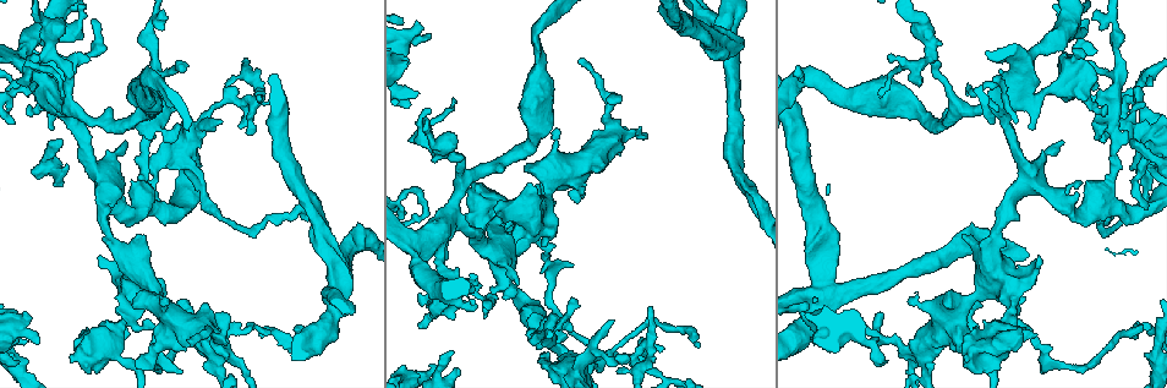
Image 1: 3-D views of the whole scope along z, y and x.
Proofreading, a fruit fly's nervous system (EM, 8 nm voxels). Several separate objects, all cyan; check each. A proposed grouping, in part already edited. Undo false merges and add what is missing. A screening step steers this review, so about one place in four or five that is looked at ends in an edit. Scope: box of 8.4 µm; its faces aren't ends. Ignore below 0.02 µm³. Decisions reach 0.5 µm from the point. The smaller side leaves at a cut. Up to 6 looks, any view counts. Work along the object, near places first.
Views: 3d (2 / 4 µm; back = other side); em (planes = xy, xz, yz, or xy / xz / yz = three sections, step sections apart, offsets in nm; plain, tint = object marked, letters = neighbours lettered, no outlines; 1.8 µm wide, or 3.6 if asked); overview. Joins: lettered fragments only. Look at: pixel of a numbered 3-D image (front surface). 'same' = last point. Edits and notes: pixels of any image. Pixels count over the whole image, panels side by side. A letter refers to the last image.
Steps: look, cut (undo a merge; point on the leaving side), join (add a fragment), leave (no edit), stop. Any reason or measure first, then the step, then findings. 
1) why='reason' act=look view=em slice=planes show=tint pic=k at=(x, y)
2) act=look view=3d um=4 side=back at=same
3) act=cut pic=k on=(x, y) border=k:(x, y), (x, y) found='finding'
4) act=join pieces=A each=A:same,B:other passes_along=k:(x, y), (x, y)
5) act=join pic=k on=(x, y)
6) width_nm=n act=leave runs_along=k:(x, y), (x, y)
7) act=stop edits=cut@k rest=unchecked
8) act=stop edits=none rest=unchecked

why='thick turns thin' act=look view=3d um=4 pic=1 at=(542, 187)

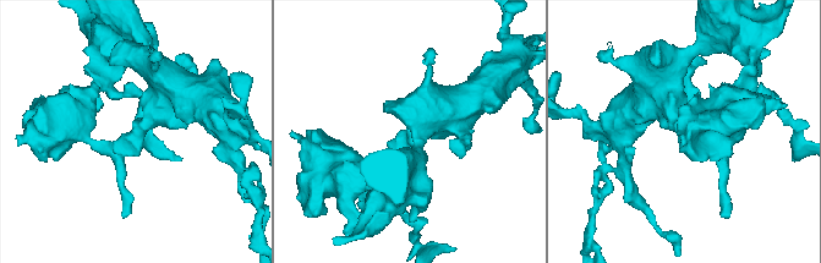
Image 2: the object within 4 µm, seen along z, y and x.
why='shape alone is not enough' act=look view=em slice=planes show=plain pic=2 at=(140, 134)

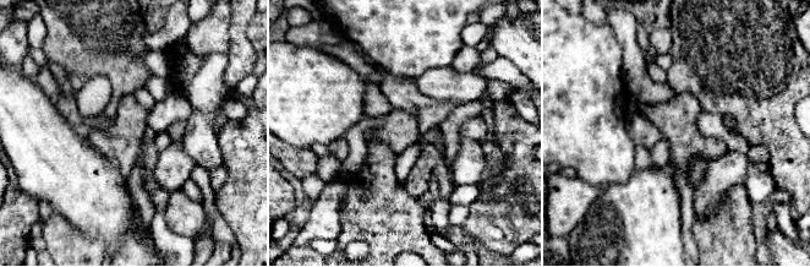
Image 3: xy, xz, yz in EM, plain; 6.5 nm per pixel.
act=look view=em slice=planes show=letters at=same

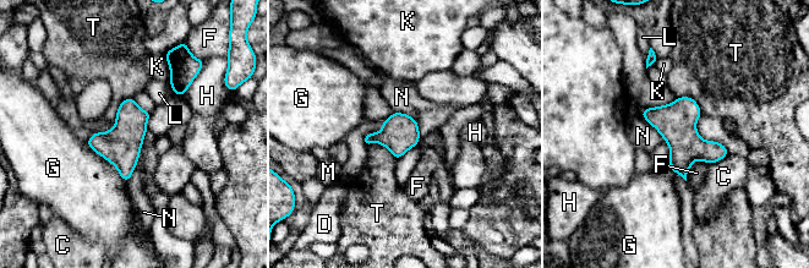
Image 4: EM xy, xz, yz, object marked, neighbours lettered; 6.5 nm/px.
width_nm=240 act=leave each=C:other,D:other,F:other,G:other,H:other,K:other,L:other,M:other,N:other,T:other border=4:(147, 132), (135, 170), (126, 182) found='one neuron here'

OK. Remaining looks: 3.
why='free end' act=look view=em slice=xz step=8 show=tint pic=1 at=(25, 316)

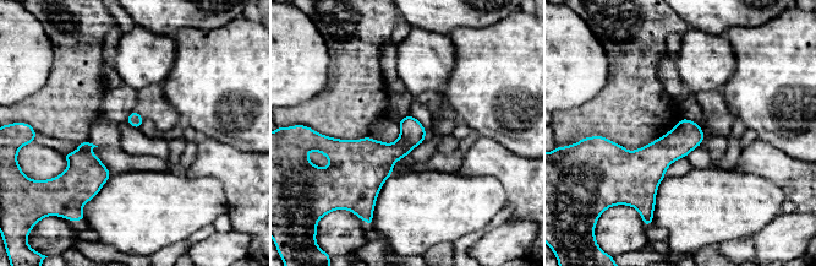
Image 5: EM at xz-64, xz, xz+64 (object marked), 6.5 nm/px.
act=look view=em slice=planes show=letters at=same

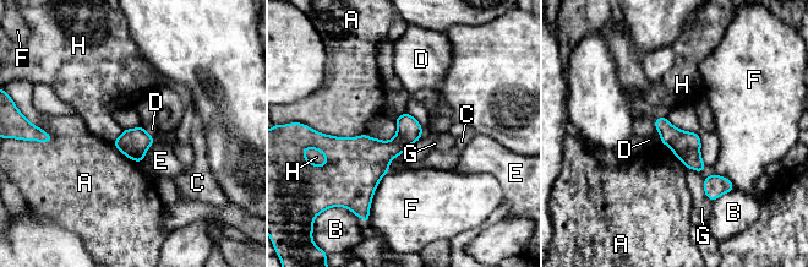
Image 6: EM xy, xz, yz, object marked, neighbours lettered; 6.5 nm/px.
width_nm=160 act=leave each=A:other,B:other,C:other,D:other,E:other,F:other,G:other,H:other found='none of them fits'

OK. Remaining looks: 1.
why='a fork' act=look view=em slice=planes show=letters pic=1 at=(150, 127)

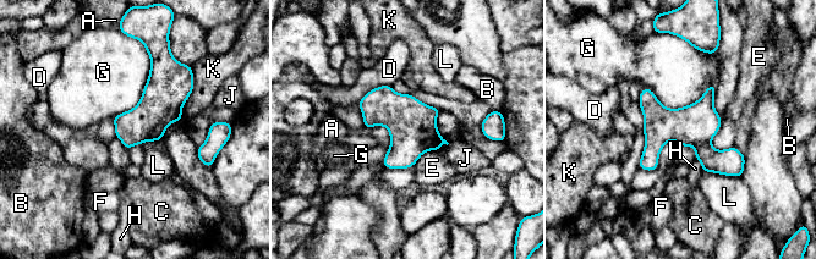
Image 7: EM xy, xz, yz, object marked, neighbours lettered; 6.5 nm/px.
width_nm=260 act=leave each=A:other,B:other,C:other,D:other,E:other,F:other,G:other,H:other,J:other,K:other,L:other border=7:(702, 171), (740, 176) found='continuous, no second neuron'

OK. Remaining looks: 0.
act=stop edits=none rest=unchecked

